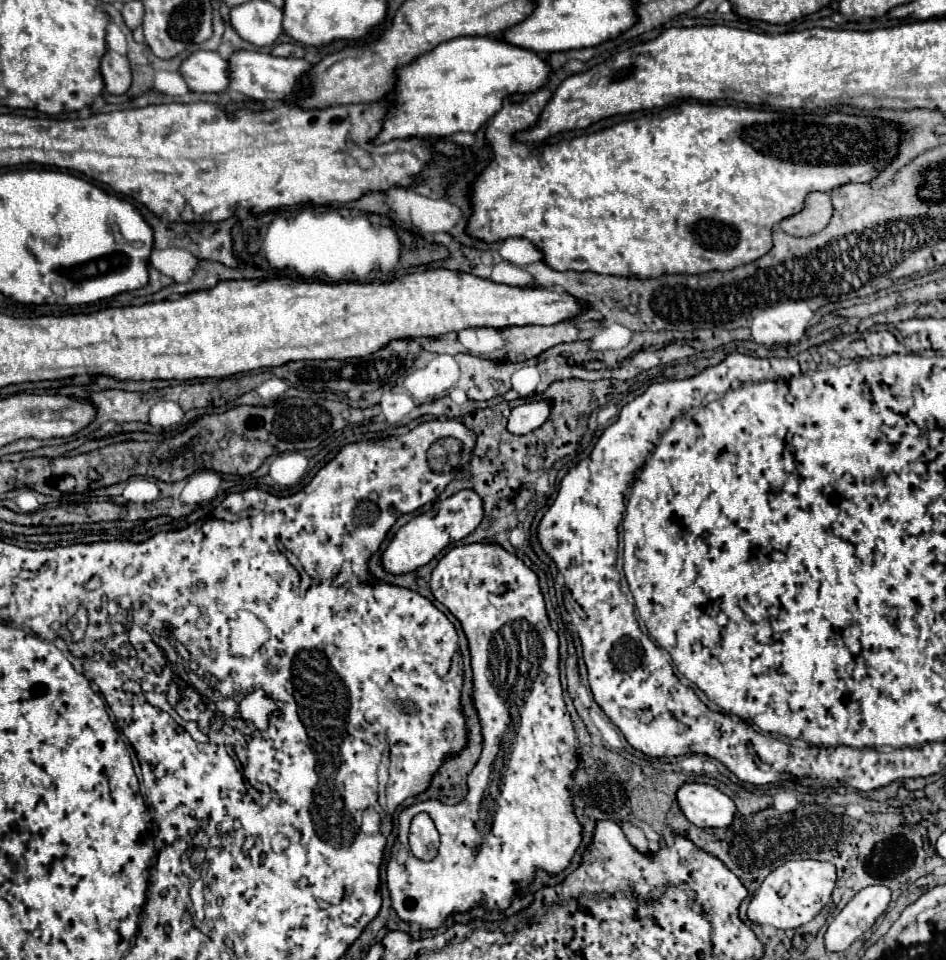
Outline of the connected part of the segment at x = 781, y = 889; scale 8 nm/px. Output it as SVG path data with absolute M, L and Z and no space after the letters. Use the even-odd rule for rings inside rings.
M805 859L805 861L787 861L777 867L773 873L765 877L757 893L753 895L747 917L751 923L761 927L771 925L775 929L797 929L809 923L831 899L831 891L835 887L835 867L825 861Z

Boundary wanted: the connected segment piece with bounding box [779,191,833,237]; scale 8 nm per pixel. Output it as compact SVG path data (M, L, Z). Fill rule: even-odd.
M813 191L805 197L805 207L797 215L783 219L779 227L789 235L809 237L813 233L819 233L829 223L831 215L833 215L833 207L829 195Z

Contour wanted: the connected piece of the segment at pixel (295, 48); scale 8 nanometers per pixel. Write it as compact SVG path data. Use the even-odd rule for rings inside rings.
M279 43L273 47L271 55L275 55L275 57L297 57L299 59L305 55L305 49L297 43Z

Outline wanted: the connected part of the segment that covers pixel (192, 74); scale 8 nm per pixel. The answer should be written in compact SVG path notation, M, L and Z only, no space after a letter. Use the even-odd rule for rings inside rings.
M195 51L179 67L181 77L197 93L221 93L229 87L227 61L215 51Z

